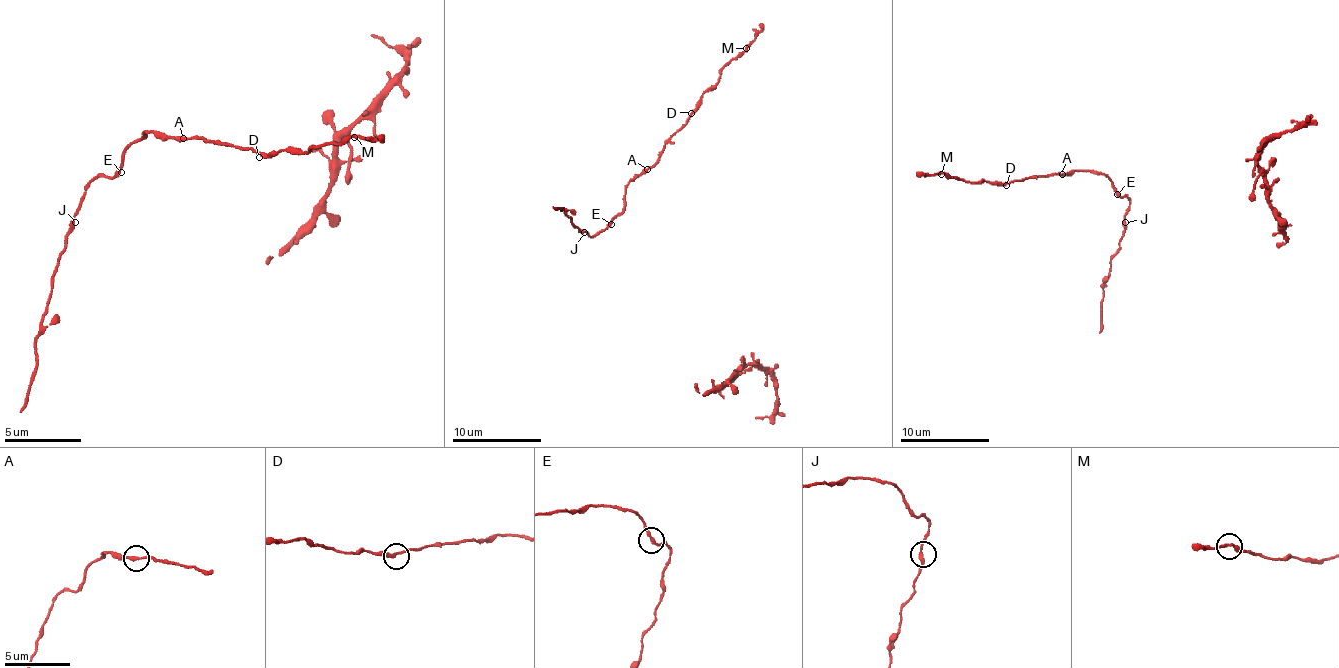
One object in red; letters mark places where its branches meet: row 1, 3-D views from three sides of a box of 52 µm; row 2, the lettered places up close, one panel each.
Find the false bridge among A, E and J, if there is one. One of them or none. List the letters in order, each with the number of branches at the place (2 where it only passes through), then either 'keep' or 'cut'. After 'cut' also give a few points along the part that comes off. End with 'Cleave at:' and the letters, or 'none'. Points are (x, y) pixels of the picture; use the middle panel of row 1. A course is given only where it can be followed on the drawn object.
A: 2 | keep
E: 2 | keep
J: 2 | keep
Cleave at: none

